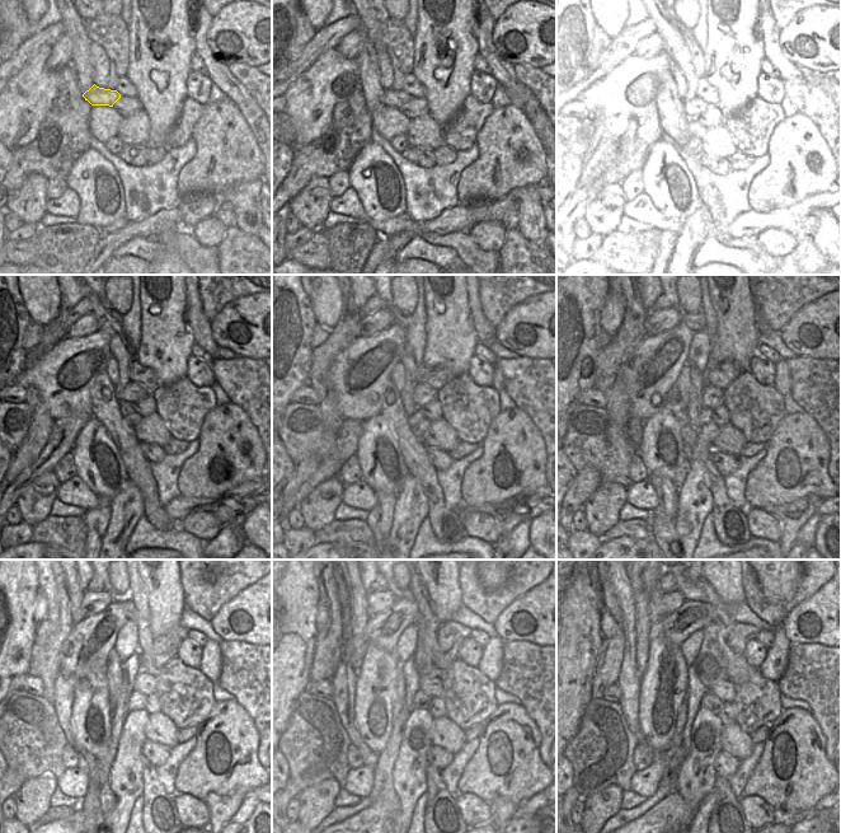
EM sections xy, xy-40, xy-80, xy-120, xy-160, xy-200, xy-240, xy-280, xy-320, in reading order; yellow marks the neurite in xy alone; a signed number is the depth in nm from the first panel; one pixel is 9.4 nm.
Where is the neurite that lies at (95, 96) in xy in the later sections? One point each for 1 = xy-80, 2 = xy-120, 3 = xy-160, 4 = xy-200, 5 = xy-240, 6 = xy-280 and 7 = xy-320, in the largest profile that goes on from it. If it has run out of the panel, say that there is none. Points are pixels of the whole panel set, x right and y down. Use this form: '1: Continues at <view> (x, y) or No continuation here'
1: Continues at xy-80 (694, 108)
2: Continues at xy-120 (132, 393)
3: Continues at xy-160 (423, 394)
4: Continues at xy-200 (713, 397)
5: Continues at xy-240 (145, 683)
6: Continues at xy-280 (433, 687)
7: Continues at xy-320 (724, 689)

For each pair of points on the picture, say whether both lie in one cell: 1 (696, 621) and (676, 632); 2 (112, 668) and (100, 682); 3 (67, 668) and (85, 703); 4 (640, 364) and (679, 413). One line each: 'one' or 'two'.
1: one
2: two
3: two
4: two

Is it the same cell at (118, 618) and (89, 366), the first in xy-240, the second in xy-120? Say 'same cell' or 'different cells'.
same cell

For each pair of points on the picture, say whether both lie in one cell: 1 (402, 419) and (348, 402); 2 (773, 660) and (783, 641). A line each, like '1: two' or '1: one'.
1: two
2: one

